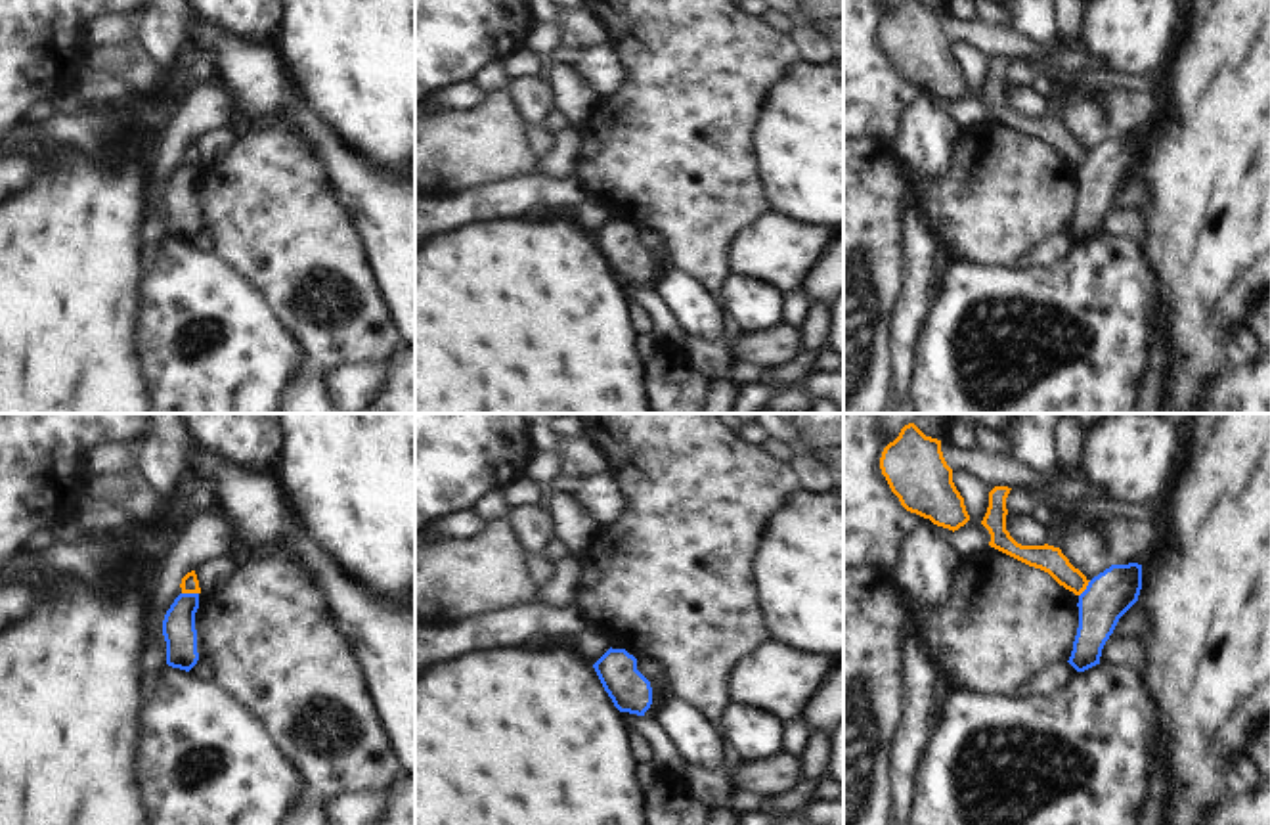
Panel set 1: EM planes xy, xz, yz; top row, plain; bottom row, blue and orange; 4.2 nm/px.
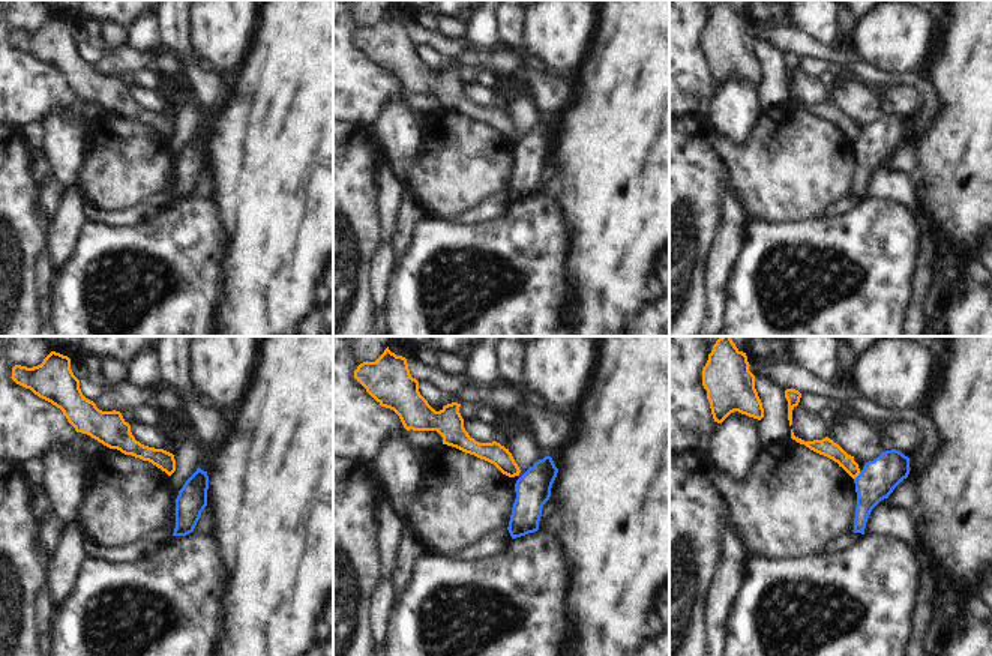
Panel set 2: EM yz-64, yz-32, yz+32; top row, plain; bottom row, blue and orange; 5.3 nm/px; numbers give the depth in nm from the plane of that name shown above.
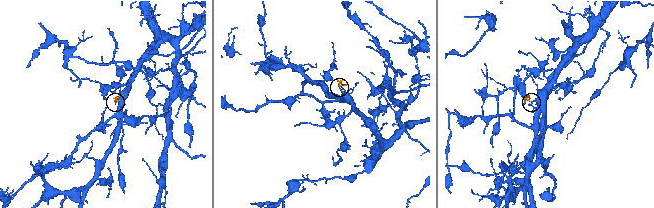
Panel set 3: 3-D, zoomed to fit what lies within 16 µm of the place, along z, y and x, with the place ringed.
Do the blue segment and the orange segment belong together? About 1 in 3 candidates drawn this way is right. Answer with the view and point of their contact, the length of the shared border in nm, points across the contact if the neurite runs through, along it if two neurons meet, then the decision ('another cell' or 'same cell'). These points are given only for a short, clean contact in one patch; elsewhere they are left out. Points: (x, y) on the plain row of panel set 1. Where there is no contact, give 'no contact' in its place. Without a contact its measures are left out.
contact xy (190, 165); length 70 nm; border xy (182, 163), (197, 165); another cell

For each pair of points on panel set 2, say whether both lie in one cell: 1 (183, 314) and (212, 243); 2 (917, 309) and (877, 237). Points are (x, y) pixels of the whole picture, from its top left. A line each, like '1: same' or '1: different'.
1: same
2: different

